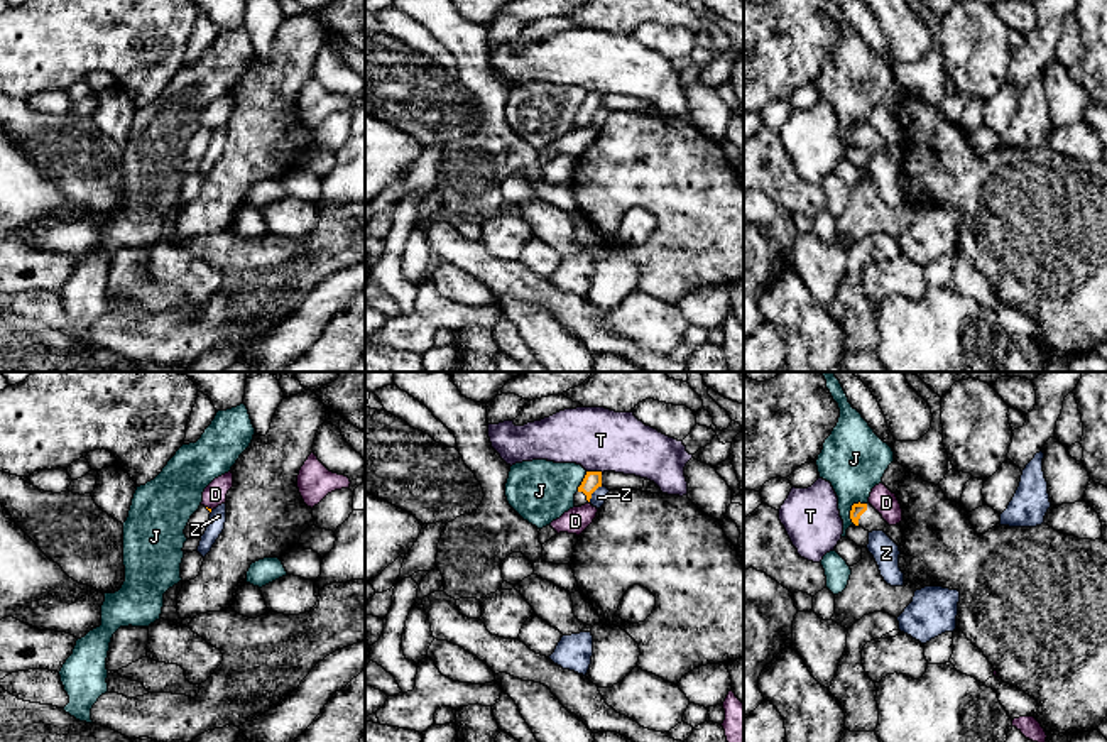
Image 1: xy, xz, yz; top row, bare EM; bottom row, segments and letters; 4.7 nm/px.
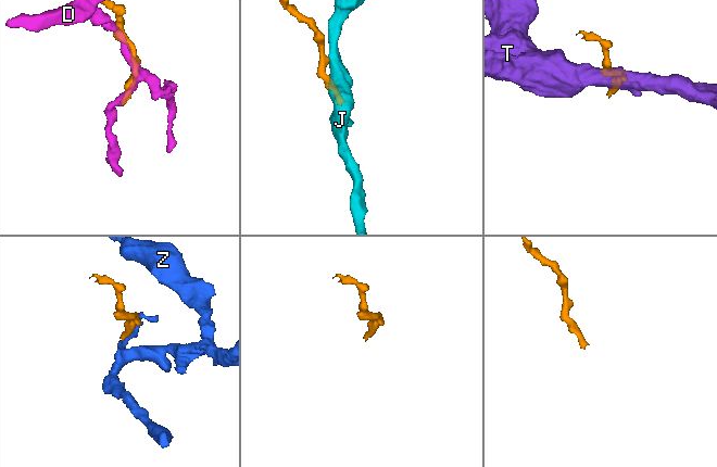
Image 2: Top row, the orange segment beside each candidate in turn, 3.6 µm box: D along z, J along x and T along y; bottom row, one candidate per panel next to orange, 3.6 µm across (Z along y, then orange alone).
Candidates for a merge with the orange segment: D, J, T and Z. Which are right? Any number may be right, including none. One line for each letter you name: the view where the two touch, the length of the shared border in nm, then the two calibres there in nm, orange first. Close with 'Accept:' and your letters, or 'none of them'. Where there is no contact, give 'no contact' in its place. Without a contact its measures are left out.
Accept: none of them

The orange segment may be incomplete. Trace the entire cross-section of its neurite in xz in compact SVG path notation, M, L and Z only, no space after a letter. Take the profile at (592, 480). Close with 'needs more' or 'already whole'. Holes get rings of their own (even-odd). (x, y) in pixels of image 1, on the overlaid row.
M586 472L578 492L575 494L575 507L581 507L590 502L592 494L602 487L602 472Z | needs more

